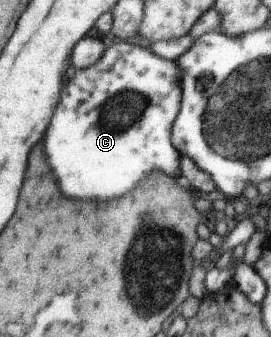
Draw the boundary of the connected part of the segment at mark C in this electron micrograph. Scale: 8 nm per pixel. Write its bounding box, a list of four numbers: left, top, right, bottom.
[46,41,187,199]

